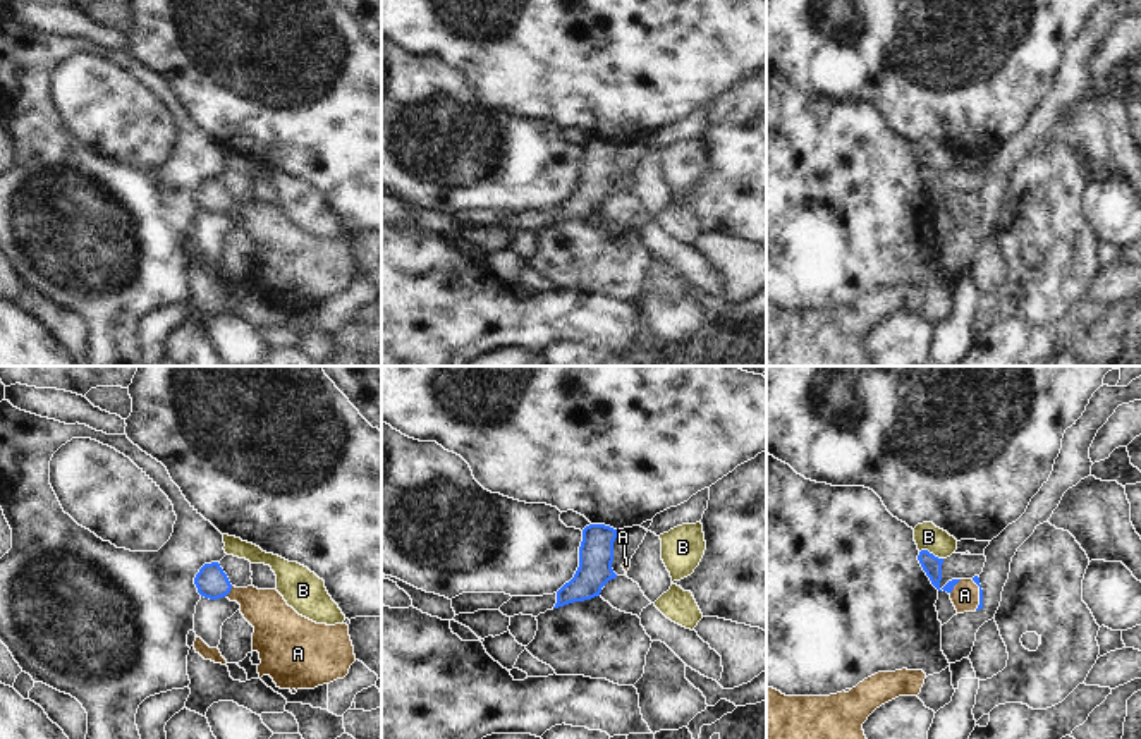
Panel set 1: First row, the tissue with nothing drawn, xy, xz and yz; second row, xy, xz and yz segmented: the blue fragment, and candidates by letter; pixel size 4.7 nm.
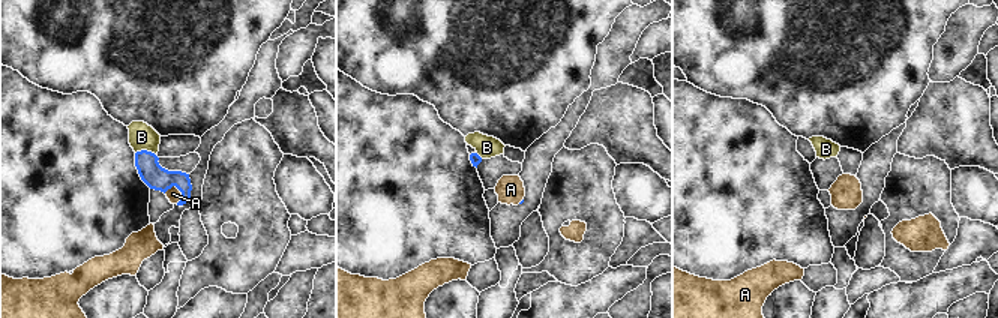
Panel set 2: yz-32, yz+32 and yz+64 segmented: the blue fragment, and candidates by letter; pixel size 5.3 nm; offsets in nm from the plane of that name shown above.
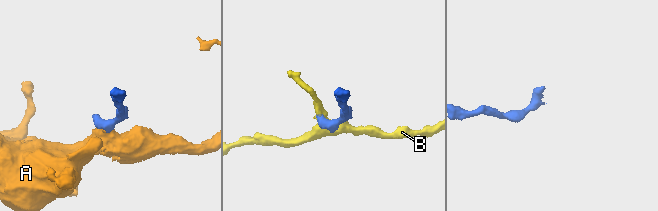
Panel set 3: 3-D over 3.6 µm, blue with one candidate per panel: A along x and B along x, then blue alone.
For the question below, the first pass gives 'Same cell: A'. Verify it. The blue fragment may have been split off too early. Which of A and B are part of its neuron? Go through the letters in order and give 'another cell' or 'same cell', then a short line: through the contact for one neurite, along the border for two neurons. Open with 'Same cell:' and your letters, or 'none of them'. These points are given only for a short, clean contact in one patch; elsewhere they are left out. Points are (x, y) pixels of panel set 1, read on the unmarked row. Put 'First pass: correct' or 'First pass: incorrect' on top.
First pass: correct
Same cell: A
A: same cell; line yz (932, 181), (940, 205), (954, 200), (964, 210)
B: another cell; line yz (920, 165), (928, 165), (942, 174)

